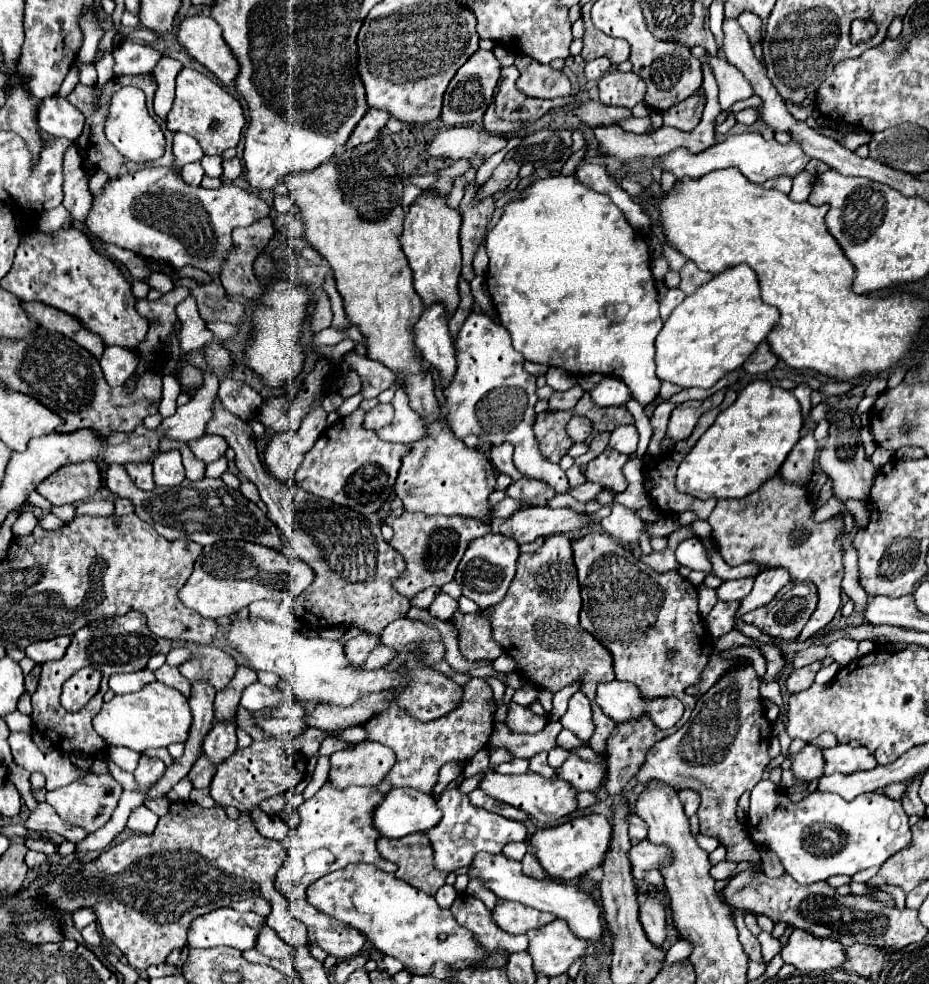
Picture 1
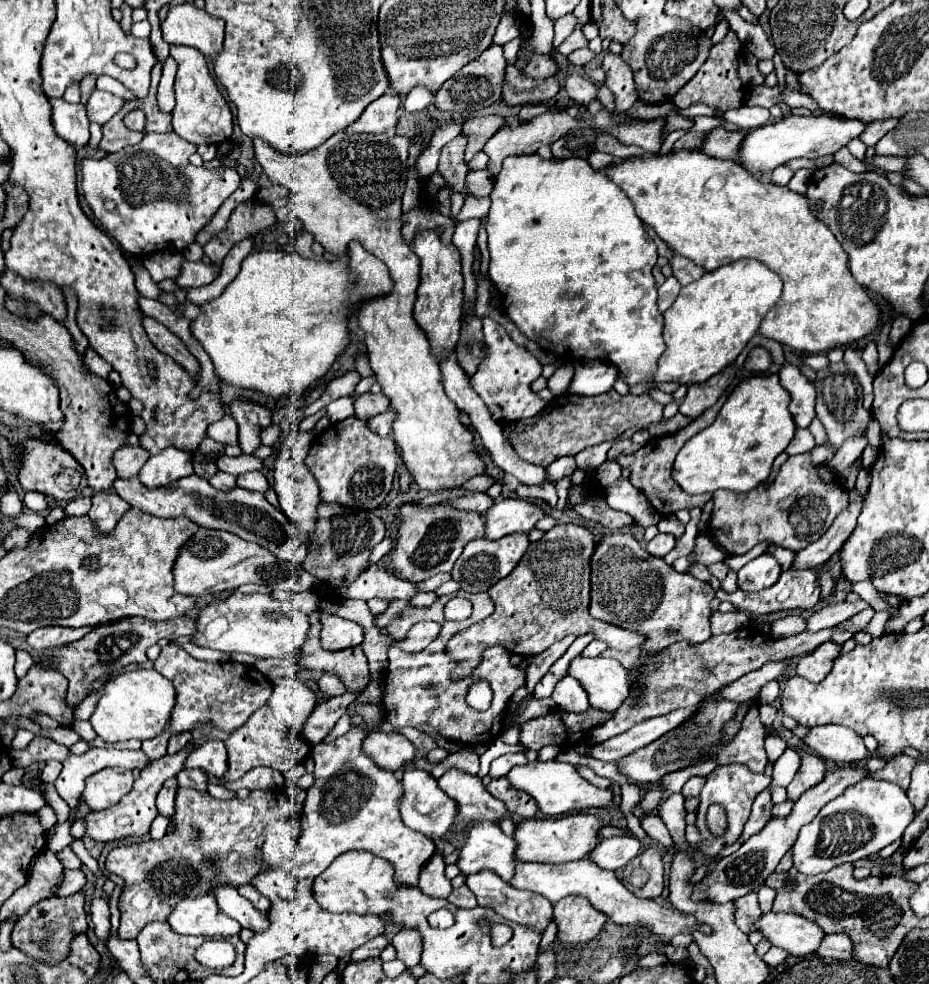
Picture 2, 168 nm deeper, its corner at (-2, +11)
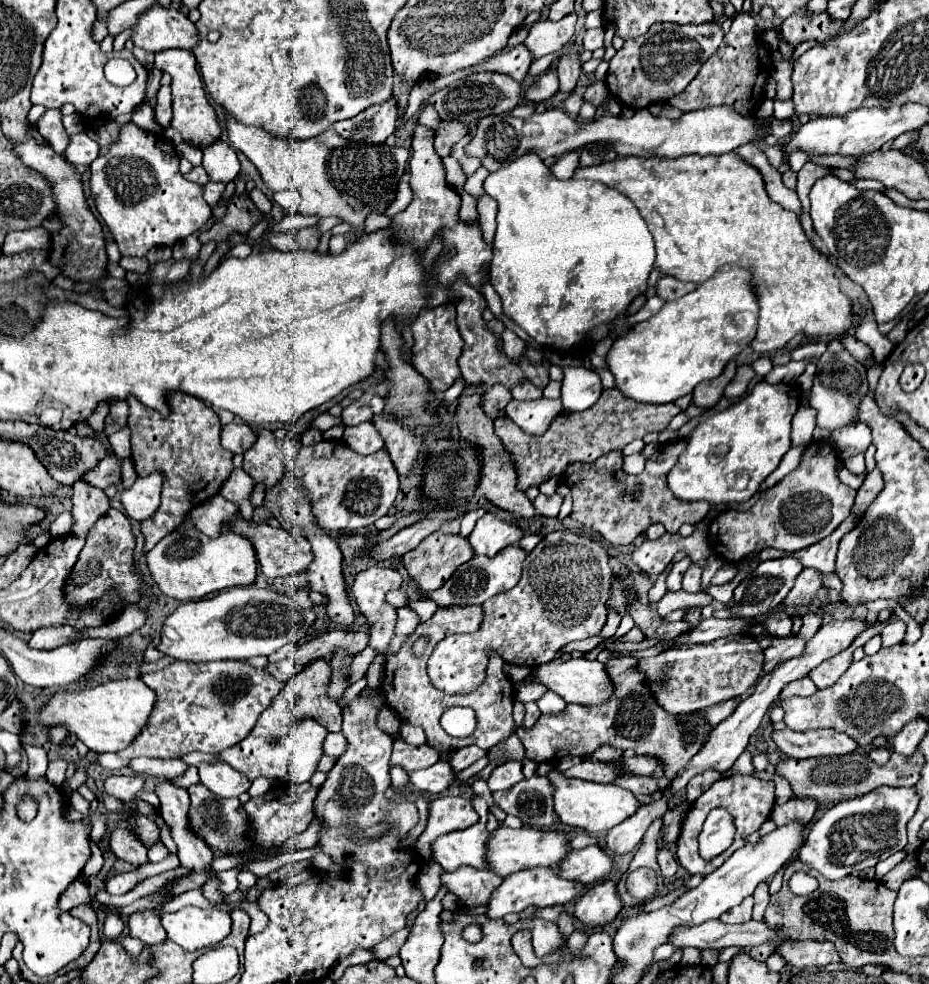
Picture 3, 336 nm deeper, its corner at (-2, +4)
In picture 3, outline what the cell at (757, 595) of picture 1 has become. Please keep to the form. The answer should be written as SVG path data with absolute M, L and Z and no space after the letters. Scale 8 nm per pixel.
M875 468L873 472L869 472L863 480L863 484L859 486L857 490L857 498L855 498L855 504L851 508L851 514L855 516L855 520L859 522L865 514L865 510L869 508L869 504L875 500L875 496L879 494L879 490L883 488L883 478L881 478L881 472Z

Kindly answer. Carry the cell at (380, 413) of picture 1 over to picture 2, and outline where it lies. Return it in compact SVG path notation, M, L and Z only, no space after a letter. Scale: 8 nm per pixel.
M365 393L365 395L359 395L355 399L353 407L355 407L355 417L367 421L367 419L371 419L371 417L387 411L389 409L389 399L383 393L379 393L379 395Z

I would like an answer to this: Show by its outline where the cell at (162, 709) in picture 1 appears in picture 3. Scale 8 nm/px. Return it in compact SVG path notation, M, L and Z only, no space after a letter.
M109 680L101 686L79 690L79 692L57 692L45 710L39 716L39 722L45 726L67 724L71 732L77 734L85 746L97 754L101 752L119 752L127 748L147 726L149 716L155 708L155 692L141 680Z

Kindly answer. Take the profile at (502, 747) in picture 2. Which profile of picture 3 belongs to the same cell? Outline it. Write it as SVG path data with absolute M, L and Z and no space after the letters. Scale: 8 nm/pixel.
M476 793L473 794L471 802L479 815L479 822L465 830L451 832L435 842L433 858L447 872L455 872L459 866L487 868L487 842L491 838L486 828L488 806Z

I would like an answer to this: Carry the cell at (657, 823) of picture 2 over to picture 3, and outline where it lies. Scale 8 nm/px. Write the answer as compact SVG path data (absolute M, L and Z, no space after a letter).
M661 848L659 850L659 856L657 856L657 862L661 866L661 874L663 876L673 876L677 872L677 860L673 856L673 852L669 848Z

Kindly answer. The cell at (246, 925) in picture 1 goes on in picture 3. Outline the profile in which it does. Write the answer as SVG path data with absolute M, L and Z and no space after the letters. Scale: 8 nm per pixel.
M185 906L177 912L163 914L161 924L167 938L183 950L209 948L231 932L231 916L227 912L203 910L197 906Z

